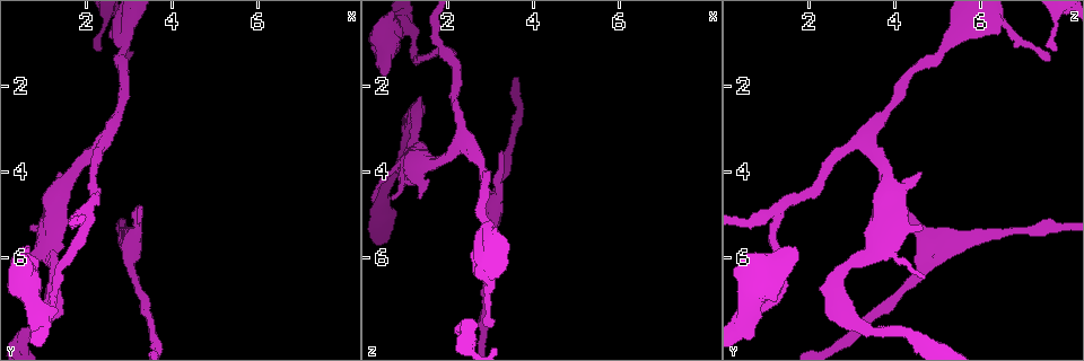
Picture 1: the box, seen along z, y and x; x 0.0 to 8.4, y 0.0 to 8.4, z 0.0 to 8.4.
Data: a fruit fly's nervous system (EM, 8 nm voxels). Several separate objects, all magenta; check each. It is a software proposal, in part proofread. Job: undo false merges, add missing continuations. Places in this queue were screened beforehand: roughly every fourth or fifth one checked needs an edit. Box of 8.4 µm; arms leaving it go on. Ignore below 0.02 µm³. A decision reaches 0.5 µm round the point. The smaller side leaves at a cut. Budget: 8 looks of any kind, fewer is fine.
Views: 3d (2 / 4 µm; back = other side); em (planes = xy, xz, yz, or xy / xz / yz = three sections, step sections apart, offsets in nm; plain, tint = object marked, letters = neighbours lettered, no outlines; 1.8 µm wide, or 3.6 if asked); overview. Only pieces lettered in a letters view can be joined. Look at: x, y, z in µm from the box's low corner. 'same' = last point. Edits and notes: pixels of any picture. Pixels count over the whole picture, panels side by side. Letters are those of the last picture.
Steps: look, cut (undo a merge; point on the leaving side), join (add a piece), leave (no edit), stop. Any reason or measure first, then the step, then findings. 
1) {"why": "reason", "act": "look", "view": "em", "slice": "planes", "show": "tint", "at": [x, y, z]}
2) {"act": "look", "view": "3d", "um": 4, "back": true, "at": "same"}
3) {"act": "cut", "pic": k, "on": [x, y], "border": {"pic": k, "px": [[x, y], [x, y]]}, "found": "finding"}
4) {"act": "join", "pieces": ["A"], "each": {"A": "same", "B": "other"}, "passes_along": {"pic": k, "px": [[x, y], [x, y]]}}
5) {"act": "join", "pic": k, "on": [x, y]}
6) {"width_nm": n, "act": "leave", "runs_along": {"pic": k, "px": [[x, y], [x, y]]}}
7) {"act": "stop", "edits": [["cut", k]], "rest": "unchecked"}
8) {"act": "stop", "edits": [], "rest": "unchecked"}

{"why": "an open end", "act": "look", "view": "em", "slice": "planes", "show": "letters", "at": [3.30, 5.10, 3.50]}

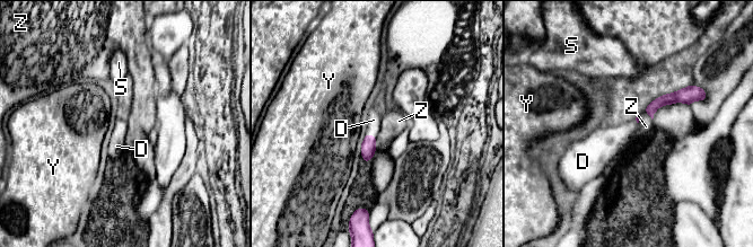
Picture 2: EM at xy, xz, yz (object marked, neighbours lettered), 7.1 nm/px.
{"longest_contact_nm": ["Z", 110], "act": "join", "pieces": ["D"], "each": {"D": "same", "S": "other", "Y": "other", "Z": "other"}, "passes_along": {"pic": 2, "px": [[368, 147], [370, 134], [374, 120]]}, "found": "the neuron continues"}

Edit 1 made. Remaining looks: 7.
{"why": "abrupt turn", "act": "look", "view": "3d", "um": 2, "at": [2.10, 4.95, 1.25]}

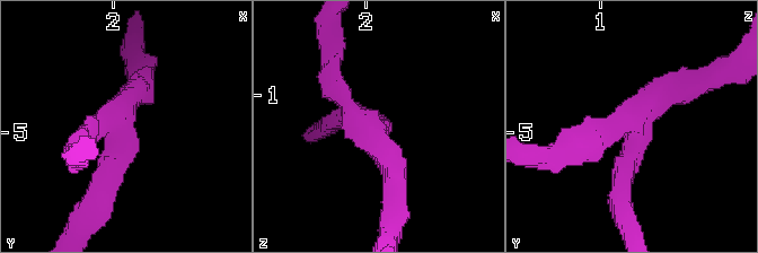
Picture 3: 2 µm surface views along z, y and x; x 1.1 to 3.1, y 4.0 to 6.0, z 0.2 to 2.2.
{"act": "look", "view": "em", "um": 3.6, "slice": "planes", "show": "plain", "at": [2.04, 4.98, 1.28]}

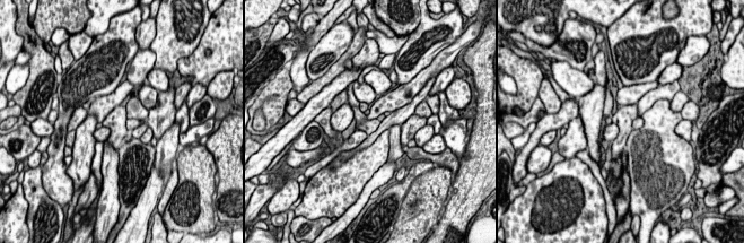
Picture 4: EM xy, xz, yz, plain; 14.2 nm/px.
{"why": "see the neighbours", "act": "look", "view": "em", "um": 3.6, "slice": "planes", "show": "letters", "at": "same"}

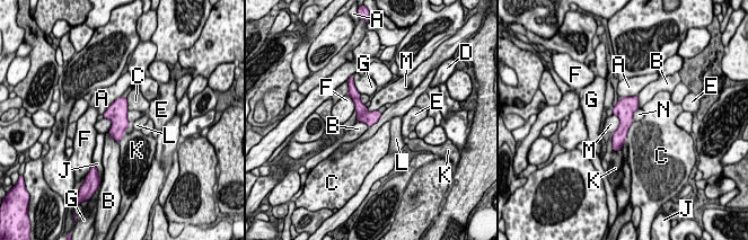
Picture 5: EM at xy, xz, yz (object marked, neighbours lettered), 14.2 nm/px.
{"act": "leave", "each": {"A": "other", "B": "other", "C": "other", "D": "other", "E": "other", "F": "other", "G": "other", "J": "other", "K": "other", "L": "other", "M": "other", "N": "other"}, "border": {"pic": 5, "px": [[613, 113], [618, 126], [612, 133]]}, "found": "continuous, no second neuron"}

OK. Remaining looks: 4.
{"why": "tapers out", "act": "look", "view": "em", "slice": "yz", "step": 8, "show": "letters", "at": [2.20, 1.20, 7.80]}

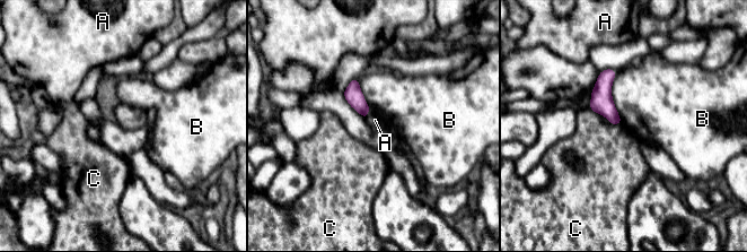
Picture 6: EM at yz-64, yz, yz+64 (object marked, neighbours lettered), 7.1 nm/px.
{"width_nm": 90, "act": "leave", "each": {"A": "other", "B": "other", "C": "other"}, "found": "none of them fits"}

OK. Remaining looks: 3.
{"act": "stop", "edits": [["join", 2]], "rest": "unchecked"}

